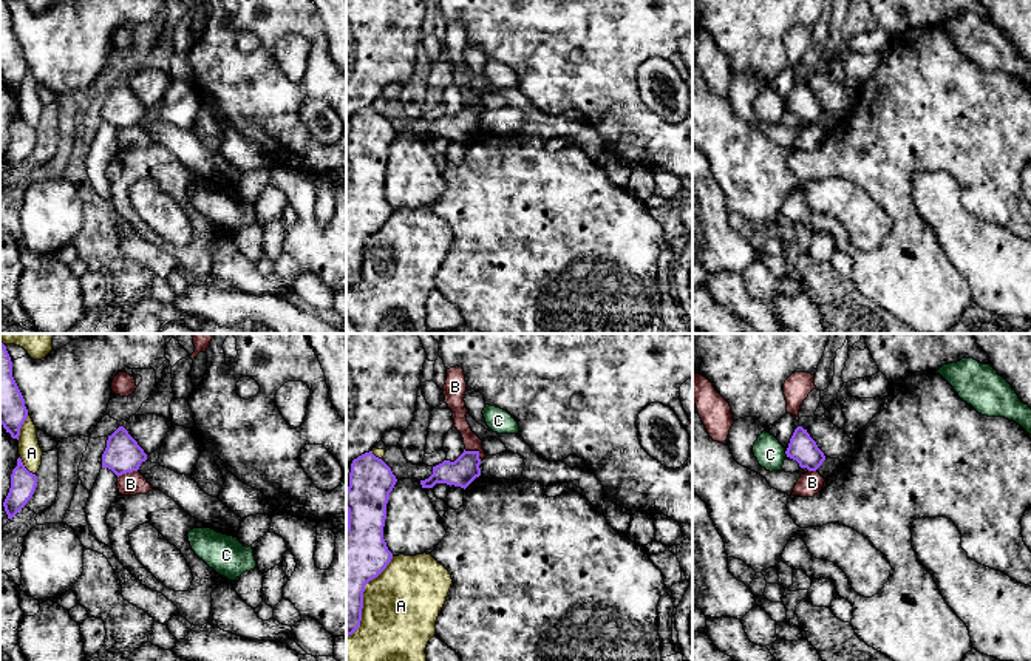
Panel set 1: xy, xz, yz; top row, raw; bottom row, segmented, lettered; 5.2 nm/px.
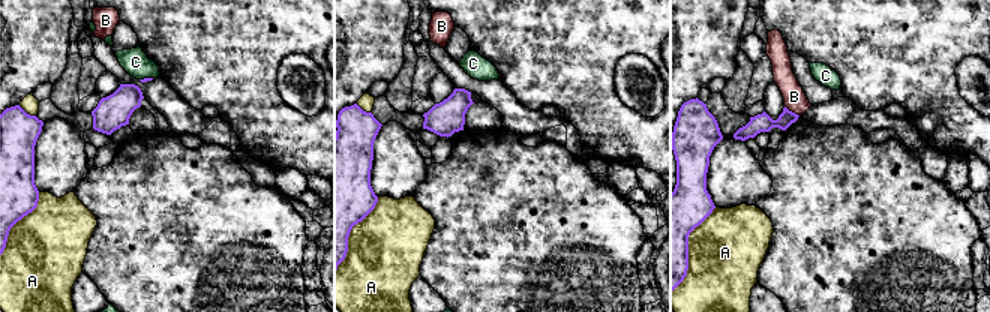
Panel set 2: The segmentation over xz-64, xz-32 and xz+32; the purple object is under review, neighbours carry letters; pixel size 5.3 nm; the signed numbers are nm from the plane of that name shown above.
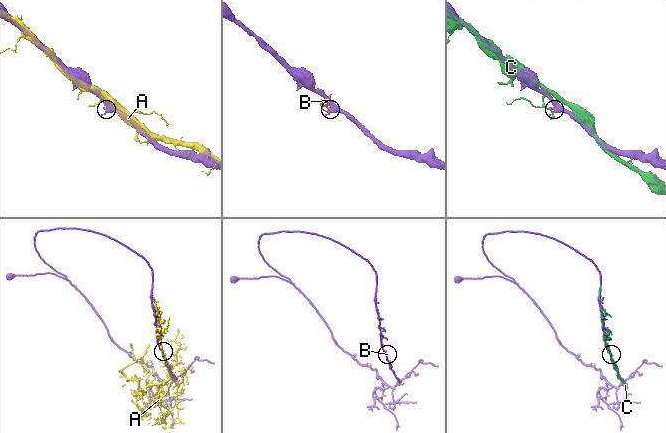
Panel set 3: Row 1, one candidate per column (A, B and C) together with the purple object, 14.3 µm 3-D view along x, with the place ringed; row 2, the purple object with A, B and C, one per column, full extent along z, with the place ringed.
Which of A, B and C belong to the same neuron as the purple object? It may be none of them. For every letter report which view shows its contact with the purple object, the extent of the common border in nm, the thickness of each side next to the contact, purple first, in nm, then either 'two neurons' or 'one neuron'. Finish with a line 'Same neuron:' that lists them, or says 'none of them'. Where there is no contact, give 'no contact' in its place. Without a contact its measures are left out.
A: contact in xz; length 480 nm; calibres 320 and 400 nm; two neurons
B: contact in xz; length 110 nm; calibres 150 and 90 nm; two neurons
C: contact in yz; length 40 nm; calibres 150 and 150 nm; two neurons
Same neuron: none of them

